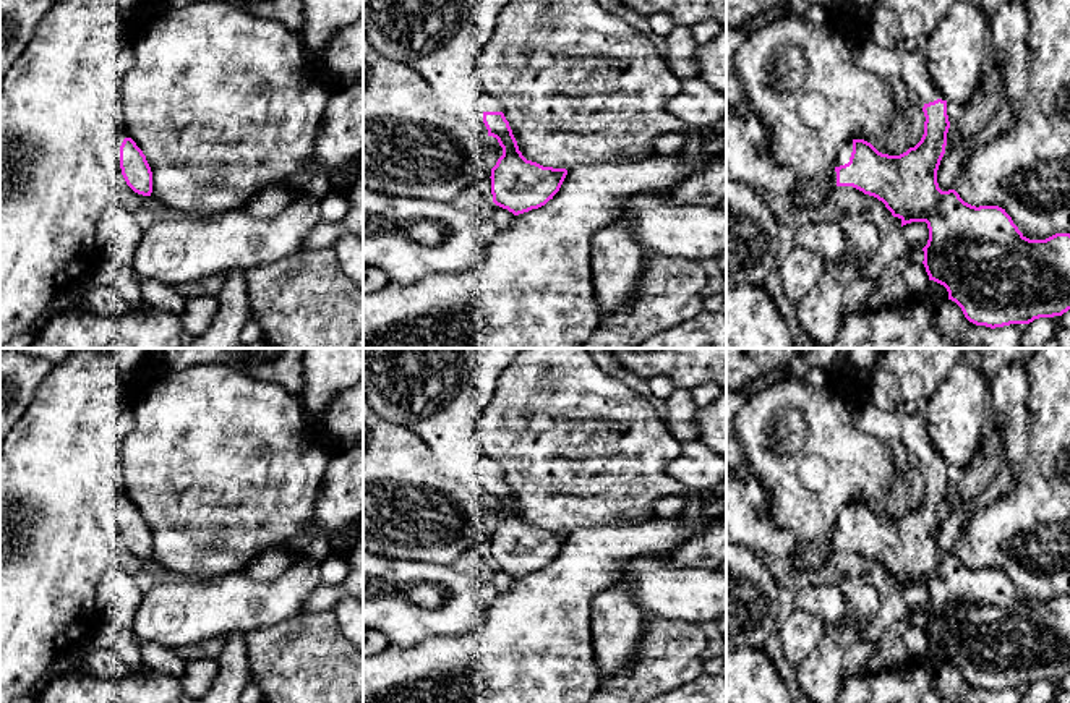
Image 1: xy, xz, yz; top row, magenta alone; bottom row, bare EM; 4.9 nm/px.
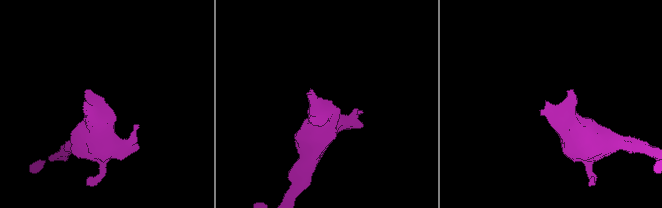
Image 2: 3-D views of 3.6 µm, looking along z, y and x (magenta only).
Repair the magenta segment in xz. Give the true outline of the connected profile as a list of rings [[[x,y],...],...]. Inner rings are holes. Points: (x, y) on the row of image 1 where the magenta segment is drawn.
[[[363,0],[363,37],[383,57],[418,71],[436,96],[449,86],[459,99],[480,104],[488,136],[503,147],[490,177],[493,202],[519,215],[553,199],[567,170],[543,167],[522,156],[503,105],[480,81],[478,58],[509,2]]]

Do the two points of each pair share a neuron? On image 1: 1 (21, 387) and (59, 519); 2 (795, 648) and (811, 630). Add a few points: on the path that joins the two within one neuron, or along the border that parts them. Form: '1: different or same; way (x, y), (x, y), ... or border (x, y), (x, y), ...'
1: different; border (49, 374), (17, 423)
2: same; way (798, 643), (806, 635)

